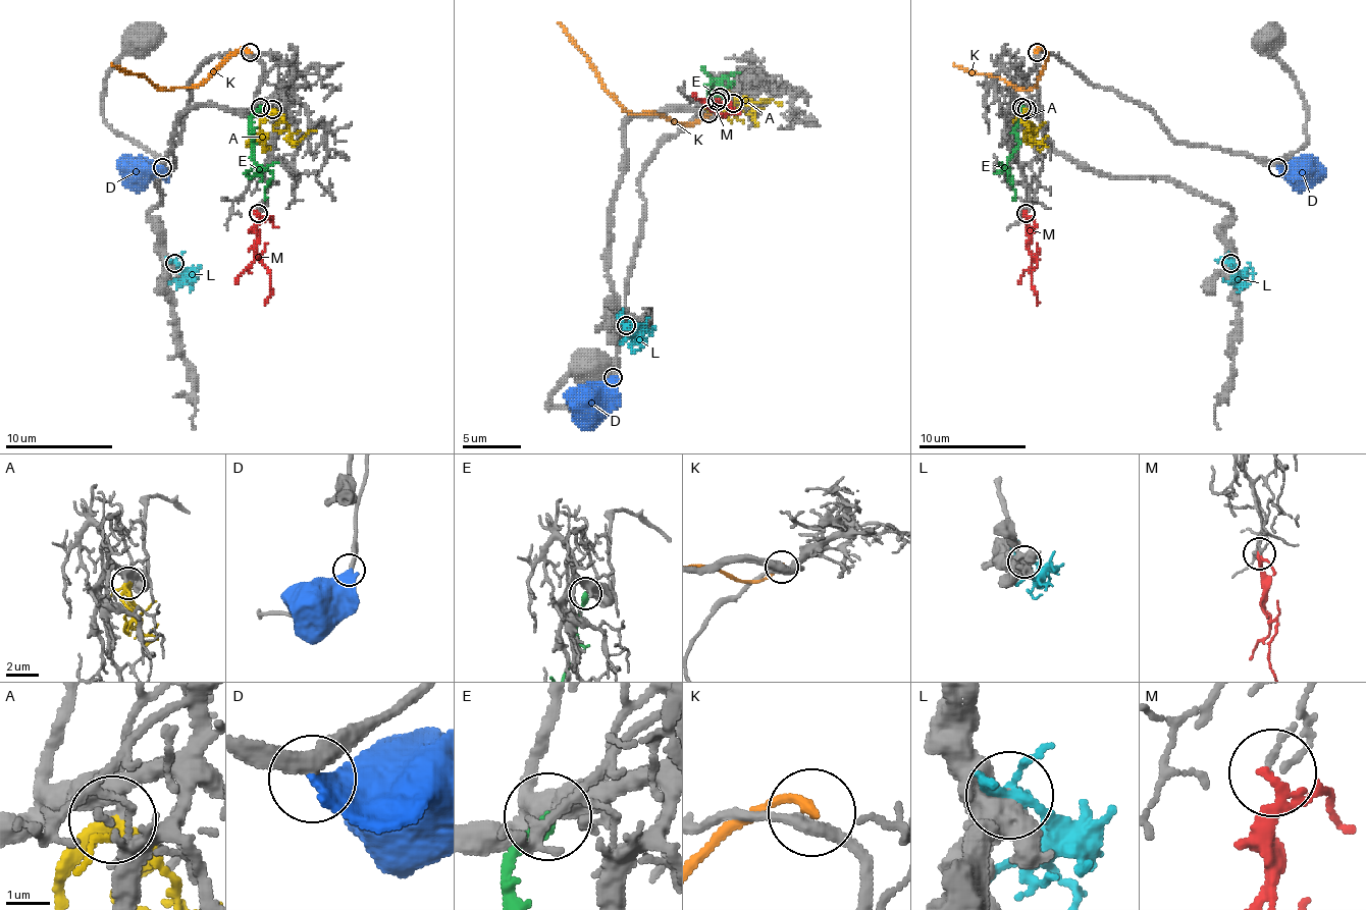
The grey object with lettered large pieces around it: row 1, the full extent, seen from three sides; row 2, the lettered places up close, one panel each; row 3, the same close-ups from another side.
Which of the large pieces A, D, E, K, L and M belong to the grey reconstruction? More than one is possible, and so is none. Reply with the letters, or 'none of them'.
A, E

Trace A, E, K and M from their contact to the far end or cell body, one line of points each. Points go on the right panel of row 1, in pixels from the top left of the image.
A: (1027, 109), (1029, 127), (1027, 141), (1023, 132), (1029, 130)
E: (1020, 106), (1018, 149), (1004, 168), (1015, 190), (1012, 200)
K: (1037, 52), (1045, 52), (1045, 68), (1037, 79), (1037, 88), (1018, 90), (986, 73), (964, 71), (953, 63)
M: (1027, 214), (1032, 257), (1037, 262), (1032, 273), (1037, 305)

